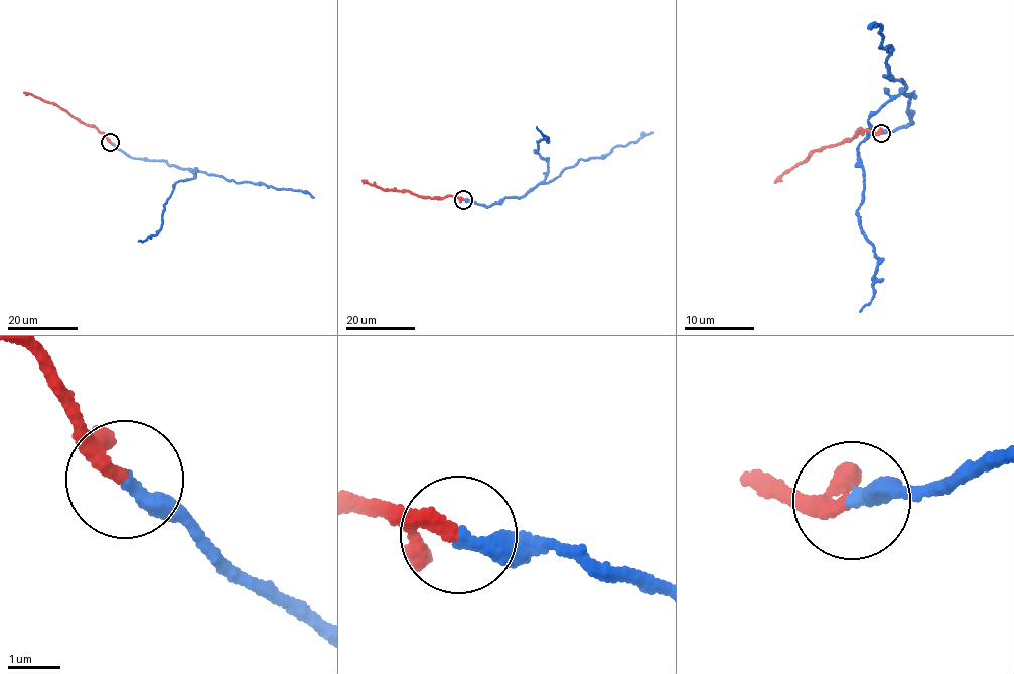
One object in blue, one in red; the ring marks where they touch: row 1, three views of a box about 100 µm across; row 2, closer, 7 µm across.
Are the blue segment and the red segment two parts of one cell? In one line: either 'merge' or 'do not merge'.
merge

